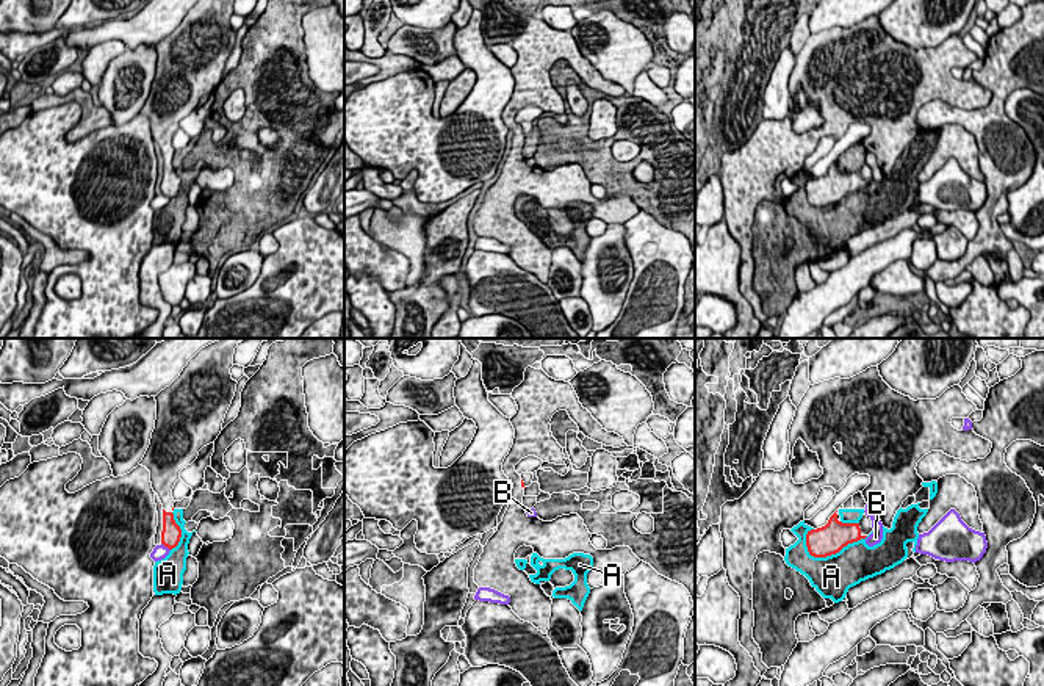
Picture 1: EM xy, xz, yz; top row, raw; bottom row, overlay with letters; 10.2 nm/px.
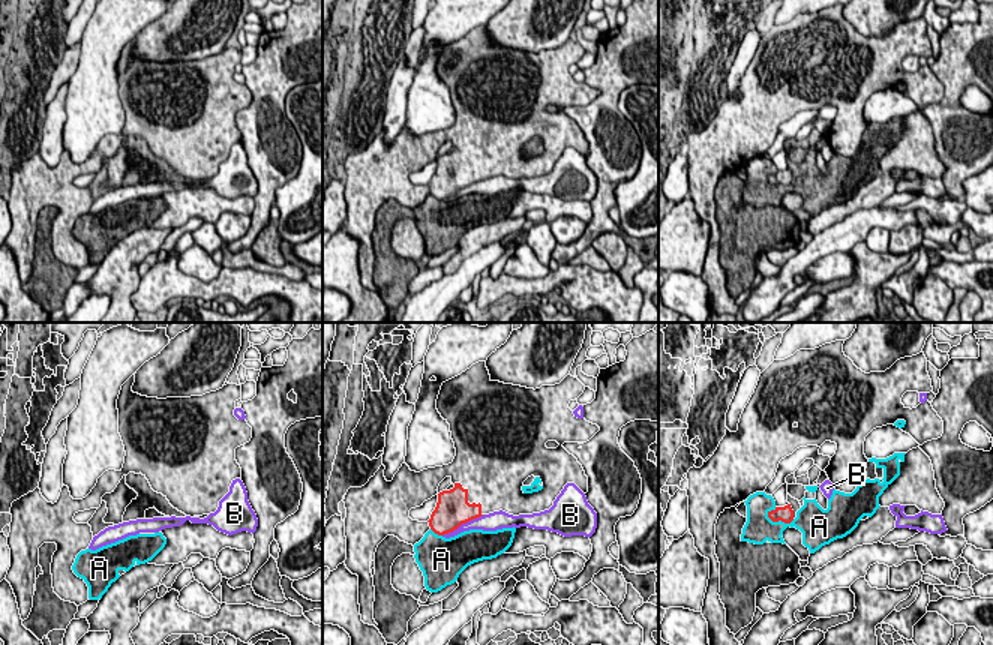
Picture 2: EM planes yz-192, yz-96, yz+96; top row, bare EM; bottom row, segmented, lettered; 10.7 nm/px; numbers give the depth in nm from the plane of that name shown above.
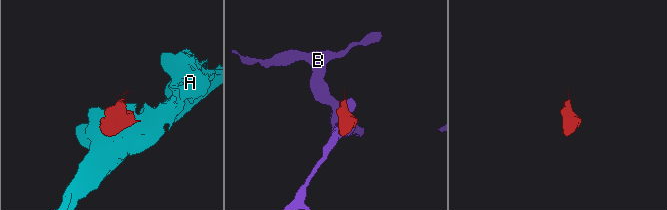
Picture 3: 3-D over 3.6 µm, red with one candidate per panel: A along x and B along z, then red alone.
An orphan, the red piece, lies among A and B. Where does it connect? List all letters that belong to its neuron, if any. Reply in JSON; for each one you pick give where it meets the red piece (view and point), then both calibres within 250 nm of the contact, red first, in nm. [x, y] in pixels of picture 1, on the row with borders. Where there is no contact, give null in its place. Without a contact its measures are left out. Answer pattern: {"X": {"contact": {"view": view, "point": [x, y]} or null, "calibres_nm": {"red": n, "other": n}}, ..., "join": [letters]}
{"join": []}

